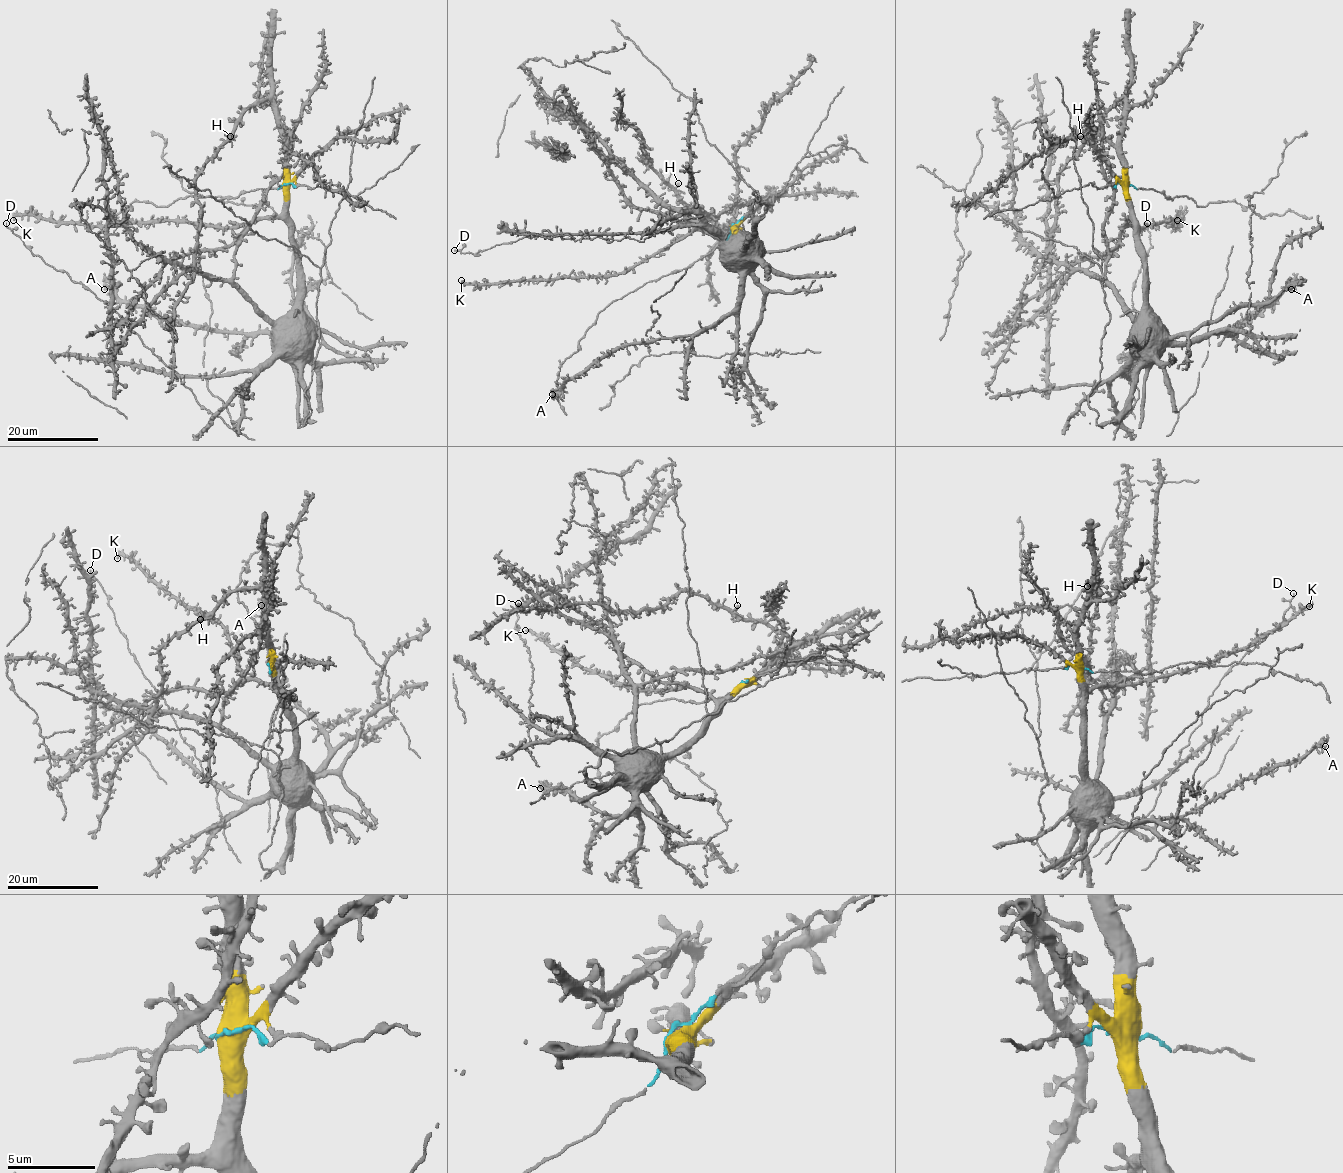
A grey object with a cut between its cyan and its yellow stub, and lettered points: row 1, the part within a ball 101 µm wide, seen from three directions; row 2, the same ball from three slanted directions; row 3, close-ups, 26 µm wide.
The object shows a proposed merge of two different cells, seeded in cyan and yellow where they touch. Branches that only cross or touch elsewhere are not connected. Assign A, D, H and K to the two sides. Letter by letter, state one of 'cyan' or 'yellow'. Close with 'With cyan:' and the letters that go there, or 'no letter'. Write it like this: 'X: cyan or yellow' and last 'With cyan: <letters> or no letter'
A: yellow
D: yellow
H: yellow
K: yellow
With cyan: no letter

